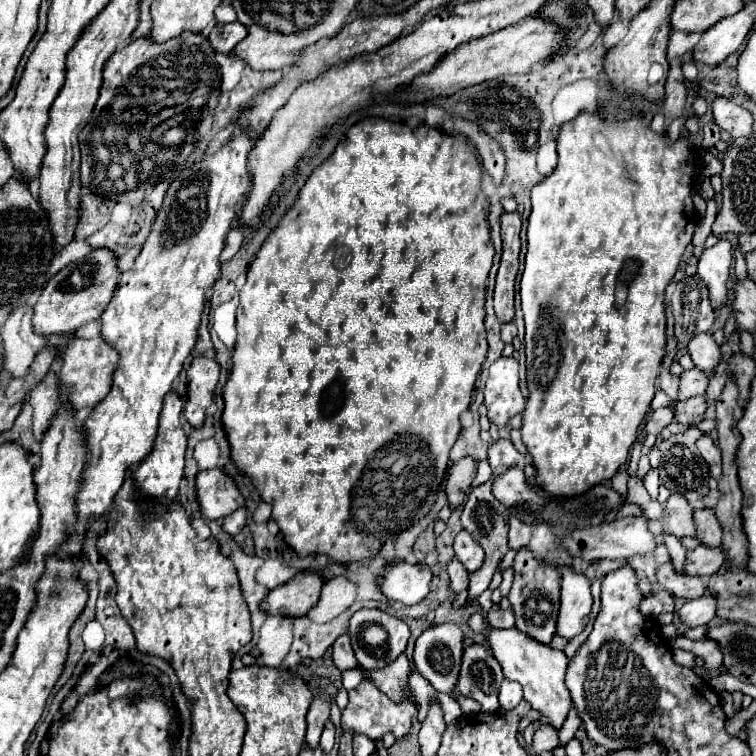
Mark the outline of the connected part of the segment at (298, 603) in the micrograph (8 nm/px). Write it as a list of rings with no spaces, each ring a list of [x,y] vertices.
[[[299,572],[283,586],[271,590],[263,600],[261,608],[269,614],[283,614],[283,616],[305,616],[313,604],[317,604],[321,596],[321,588],[325,580],[317,572]]]

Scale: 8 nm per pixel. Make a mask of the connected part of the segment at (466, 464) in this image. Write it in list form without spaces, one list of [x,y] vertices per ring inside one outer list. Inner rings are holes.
[[[465,456],[451,466],[445,486],[451,508],[457,508],[465,500],[475,476],[477,476],[477,462],[471,456]]]

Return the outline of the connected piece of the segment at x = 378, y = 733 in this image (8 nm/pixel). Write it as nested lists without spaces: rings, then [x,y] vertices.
[[[363,680],[357,688],[349,690],[349,704],[341,712],[341,728],[343,732],[363,734],[369,740],[381,740],[385,734],[393,734],[395,740],[401,740],[405,734],[411,732],[413,716],[417,714],[415,702],[405,698],[401,704],[393,704],[393,700],[373,684],[373,680]]]

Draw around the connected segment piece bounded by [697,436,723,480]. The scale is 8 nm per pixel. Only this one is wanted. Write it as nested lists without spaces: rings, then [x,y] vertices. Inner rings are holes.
[[[703,436],[703,438],[697,442],[697,446],[699,446],[701,456],[703,456],[705,462],[709,464],[711,476],[713,476],[715,480],[721,480],[721,476],[723,476],[723,472],[721,472],[721,452],[719,452],[719,448],[715,446],[715,442],[713,442],[709,436]]]

